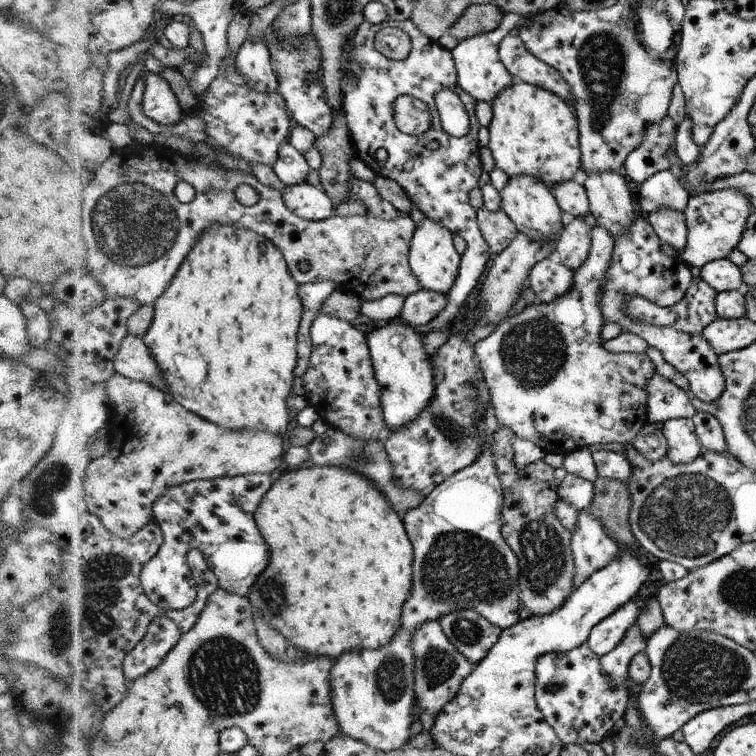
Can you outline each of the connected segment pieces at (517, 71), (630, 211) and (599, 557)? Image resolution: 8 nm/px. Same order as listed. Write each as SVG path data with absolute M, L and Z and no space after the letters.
M515 31L503 39L499 47L499 57L514 80L554 92L569 105L572 102L573 94L570 92L570 86L568 82L564 82L564 77L560 76L560 72L528 52L523 39Z
M590 172L584 182L589 202L589 213L594 218L594 225L608 230L615 238L620 238L634 222L634 206L632 196L626 186L626 180L616 172Z
M577 512L576 530L571 532L571 551L575 559L574 588L584 584L594 572L616 560L619 544L608 534L600 520L590 512Z

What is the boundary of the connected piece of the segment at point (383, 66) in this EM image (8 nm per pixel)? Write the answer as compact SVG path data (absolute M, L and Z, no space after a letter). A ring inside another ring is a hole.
M386 18L379 24L364 21L349 35L347 42L350 48L343 52L343 60L348 60L348 64L352 66L341 80L341 108L348 122L355 157L362 160L377 176L395 180L425 218L444 224L444 228L462 236L466 241L463 262L448 295L448 304L424 326L422 336L446 331L460 316L492 260L491 249L480 232L479 221L476 220L477 210L472 208L470 199L471 191L478 187L482 174L481 147L478 145L478 130L481 126L474 114L477 100L471 93L454 85L470 119L470 130L466 136L458 138L440 128L435 98L442 83L455 84L459 80L454 54L420 32L411 20L400 22ZM384 26L398 26L410 36L412 48L408 58L401 61L389 59L374 48L374 37ZM404 95L426 102L432 116L432 126L428 132L420 136L410 136L396 128L394 102Z

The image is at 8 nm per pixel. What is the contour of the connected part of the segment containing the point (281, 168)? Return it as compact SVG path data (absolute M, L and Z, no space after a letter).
M291 141L284 142L283 148L280 148L280 160L274 167L287 186L304 184L312 174L312 166L305 153L298 150Z

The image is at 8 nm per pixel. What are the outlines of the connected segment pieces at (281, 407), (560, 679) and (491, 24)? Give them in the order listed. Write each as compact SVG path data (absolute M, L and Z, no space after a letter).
M214 224L212 228L208 228L202 234L202 238L198 240L194 251L190 252L188 260L180 268L180 272L172 281L171 287L155 305L156 318L150 332L144 338L150 350L154 352L162 372L164 372L166 392L173 394L176 400L179 400L192 412L196 412L196 414L204 416L206 420L220 424L224 428L242 431L264 430L264 432L275 434L285 433L292 422L288 398L294 393L294 384L298 378L295 373L300 360L298 332L300 332L300 324L302 324L302 316L304 316L306 307L302 294L300 294L300 285L291 271L284 252L264 234L258 234L258 232L248 230L248 228L230 226L230 224Z
M586 642L565 653L543 654L536 661L535 699L564 745L600 744L614 726L622 724L628 690L620 684L612 684L610 676L604 674L600 657Z
M471 4L448 33L461 41L498 28L504 18L506 14L495 4Z

